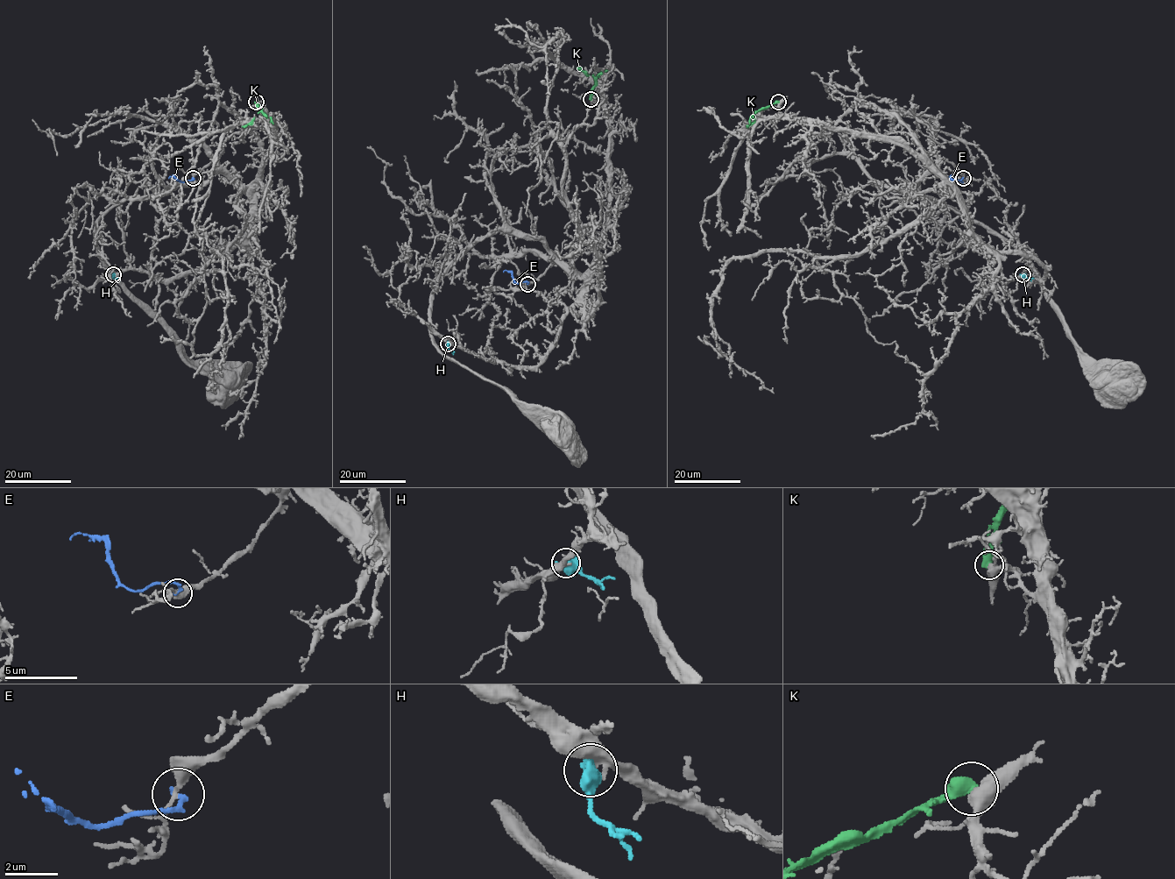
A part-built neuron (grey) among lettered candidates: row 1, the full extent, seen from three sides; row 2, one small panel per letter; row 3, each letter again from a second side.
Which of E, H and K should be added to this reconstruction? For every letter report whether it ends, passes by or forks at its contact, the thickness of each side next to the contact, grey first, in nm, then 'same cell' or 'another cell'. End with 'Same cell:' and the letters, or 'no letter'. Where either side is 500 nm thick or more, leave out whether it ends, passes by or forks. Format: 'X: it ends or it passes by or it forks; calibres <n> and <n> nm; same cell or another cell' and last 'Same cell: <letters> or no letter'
E: it ends; calibres 180 and 170 nm; another cell
H: calibres 320 and 700 nm; another cell
K: calibres 600 and 600 nm; another cell
Same cell: no letter

